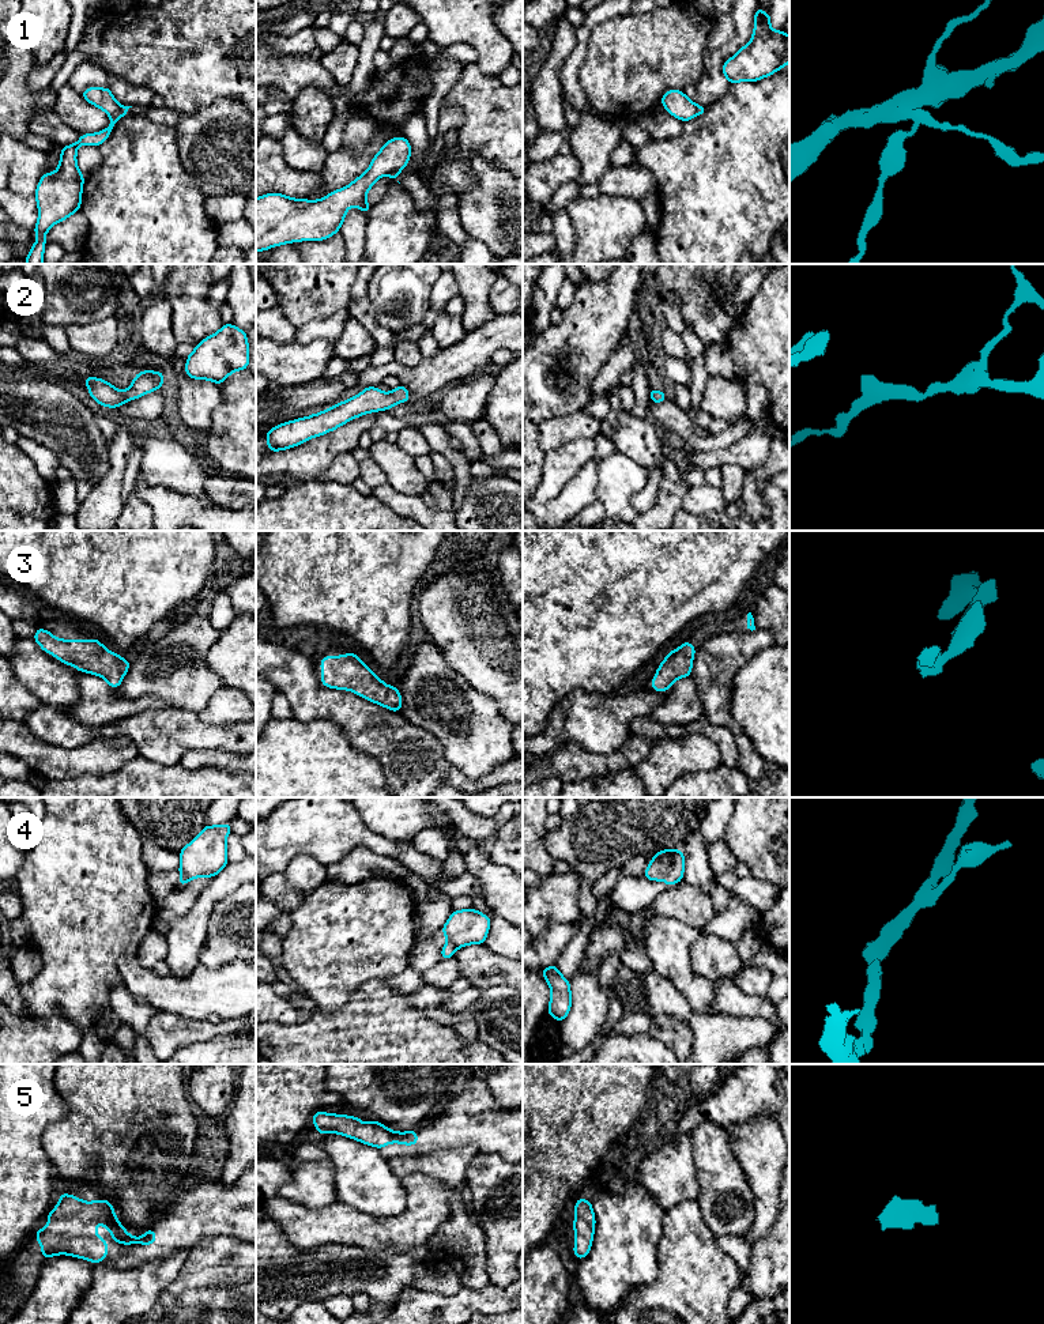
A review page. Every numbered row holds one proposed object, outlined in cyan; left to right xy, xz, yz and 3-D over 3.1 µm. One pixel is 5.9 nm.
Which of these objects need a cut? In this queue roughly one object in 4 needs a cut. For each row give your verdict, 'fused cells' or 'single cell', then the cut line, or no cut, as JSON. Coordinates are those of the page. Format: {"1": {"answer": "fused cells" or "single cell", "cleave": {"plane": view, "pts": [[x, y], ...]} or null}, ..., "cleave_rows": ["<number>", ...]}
{"1": {"answer": "fused cells", "cleave": {"plane": "xy", "pts": [[124, 106], [110, 116]]}}, "2": {"answer": "single cell", "cleave": null}, "3": {"answer": "single cell", "cleave": null}, "4": {"answer": "fused cells", "cleave": {"plane": "yz", "pts": [[675, 849], [673, 864], [664, 876]]}}, "5": {"answer": "single cell", "cleave": null}, "cleave_rows": ["1", "4"]}

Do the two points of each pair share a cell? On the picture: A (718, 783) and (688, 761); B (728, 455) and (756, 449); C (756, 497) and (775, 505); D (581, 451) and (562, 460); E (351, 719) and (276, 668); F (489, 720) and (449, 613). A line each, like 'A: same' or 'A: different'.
A: different
B: same
C: different
D: same
E: same
F: different

